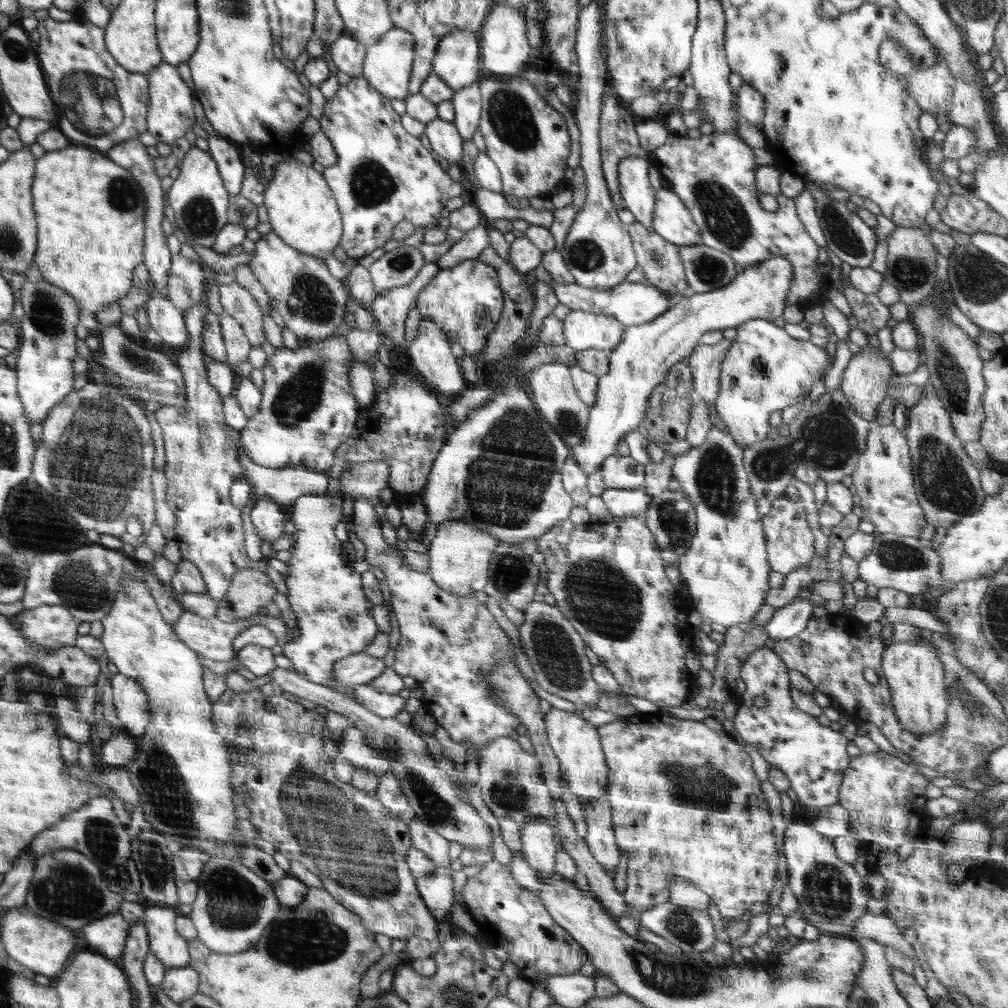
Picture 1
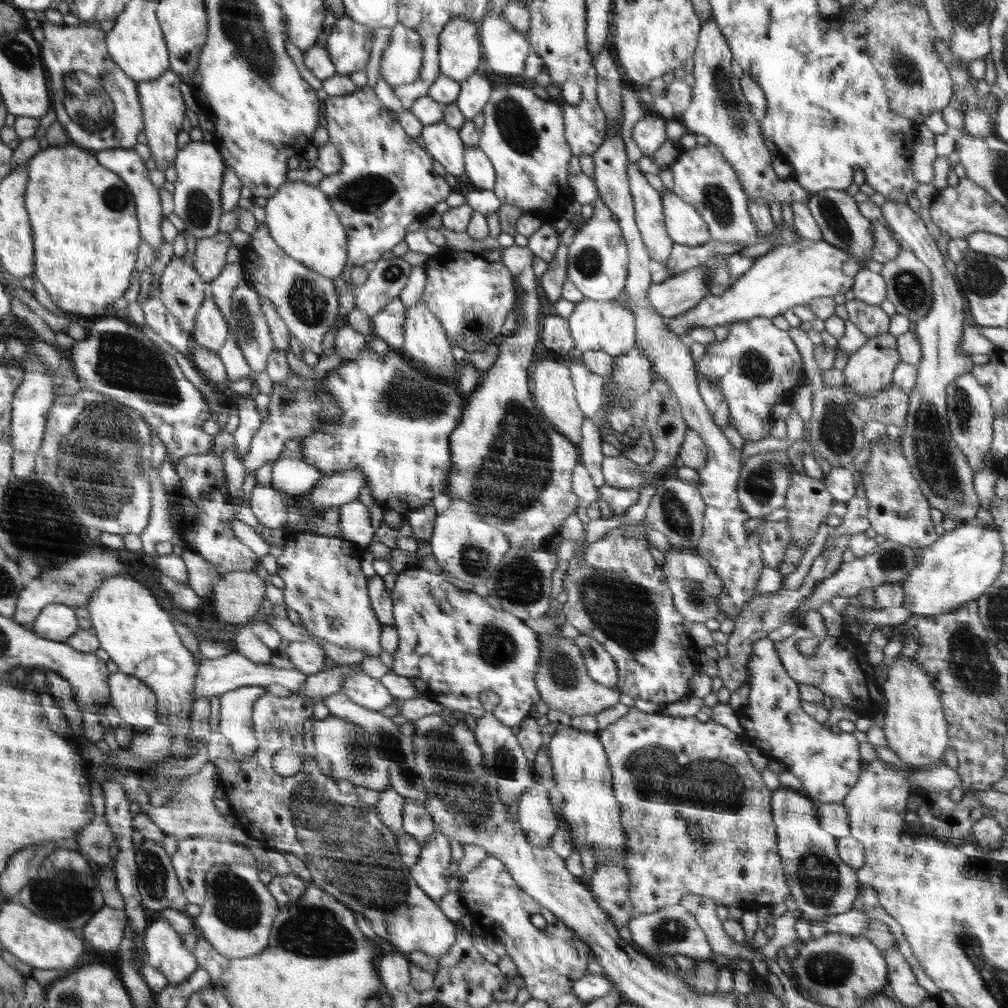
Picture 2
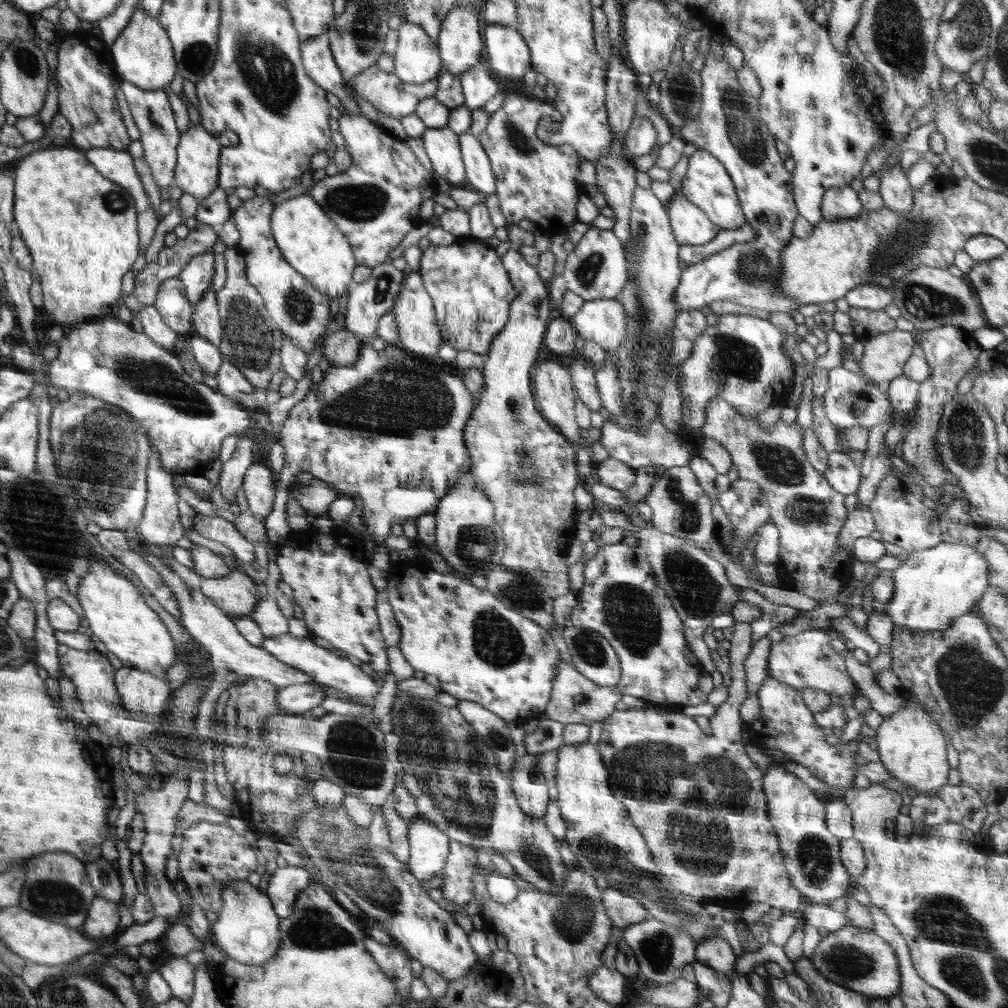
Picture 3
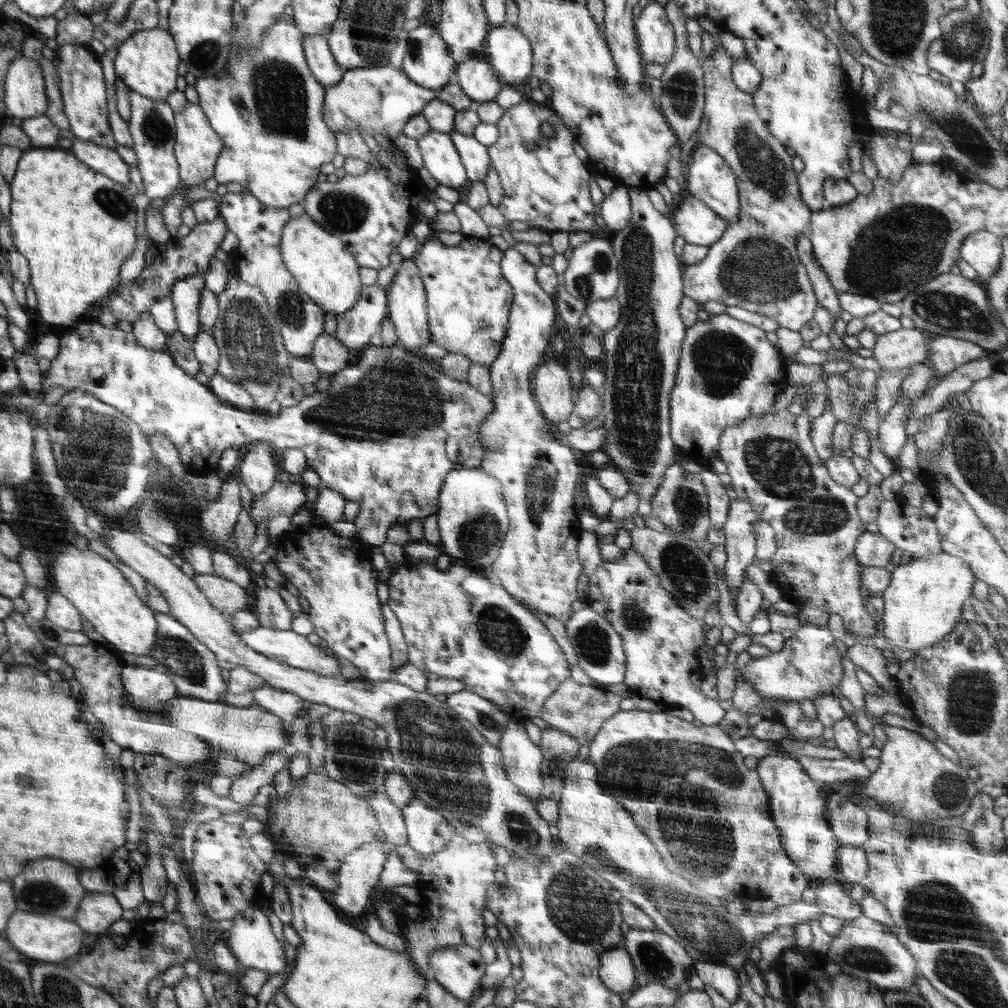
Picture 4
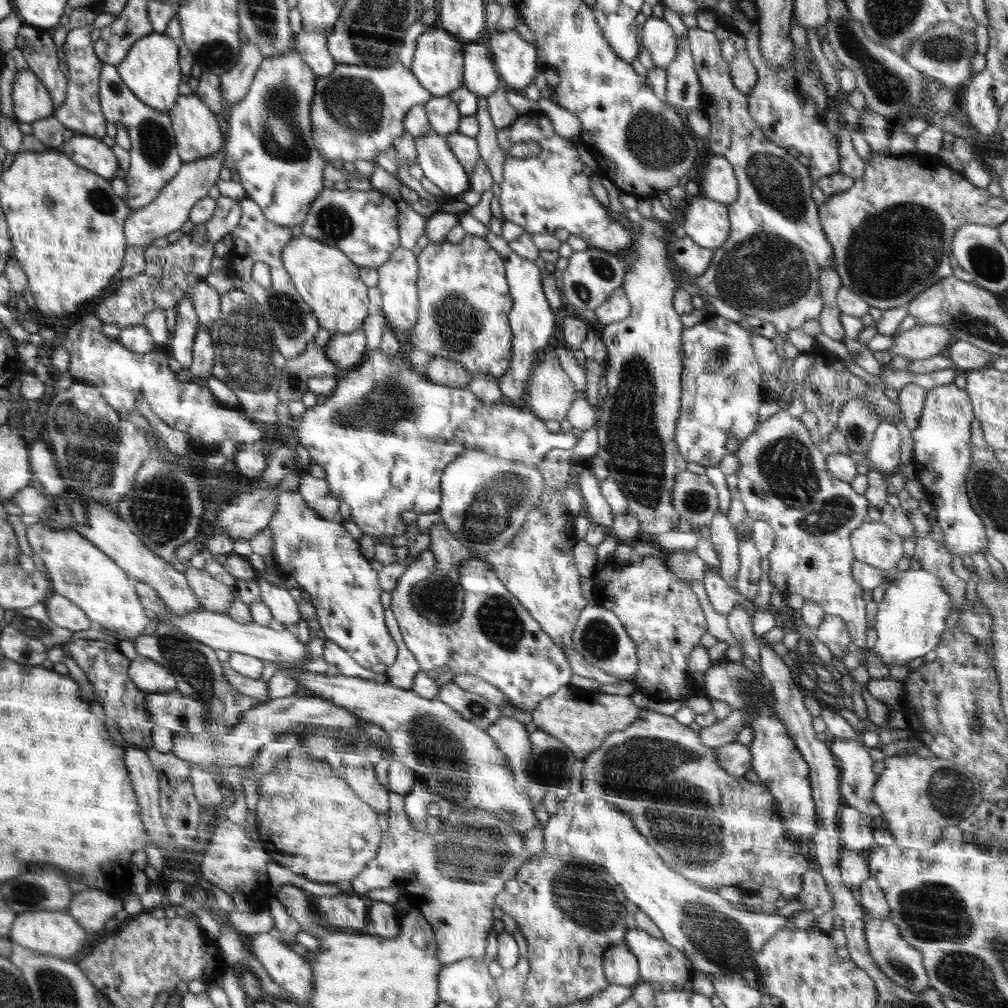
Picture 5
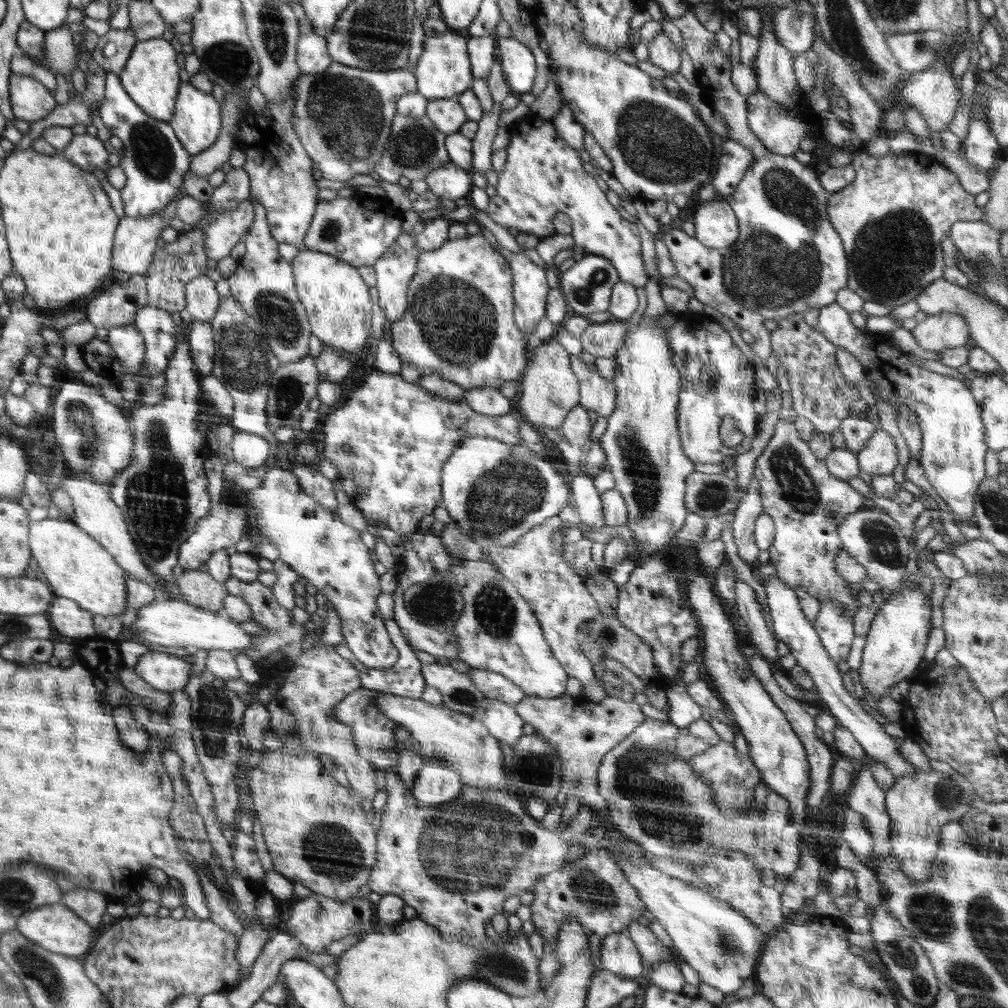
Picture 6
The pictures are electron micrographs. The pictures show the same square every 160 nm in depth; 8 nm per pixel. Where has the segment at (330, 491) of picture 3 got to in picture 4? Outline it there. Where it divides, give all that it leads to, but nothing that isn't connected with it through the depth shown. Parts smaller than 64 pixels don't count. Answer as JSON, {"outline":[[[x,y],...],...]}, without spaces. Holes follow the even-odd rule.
{"outline":[[[298,479],[290,484],[283,484],[277,480],[268,492],[254,498],[249,517],[256,524],[264,518],[270,520],[278,515],[292,517],[300,508],[307,506],[307,502],[303,484]]]}

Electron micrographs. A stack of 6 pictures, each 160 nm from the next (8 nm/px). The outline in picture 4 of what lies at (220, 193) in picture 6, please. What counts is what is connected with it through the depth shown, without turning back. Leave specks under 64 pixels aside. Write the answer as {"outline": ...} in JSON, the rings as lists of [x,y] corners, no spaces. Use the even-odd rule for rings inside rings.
{"outline":[[[218,216],[210,222],[197,222],[184,238],[174,237],[163,243],[152,242],[147,252],[148,263],[144,265],[141,274],[134,279],[132,286],[122,286],[117,298],[108,301],[116,318],[131,323],[136,322],[148,314],[157,300],[170,294],[175,282],[192,275],[204,274],[208,270],[210,261],[215,258],[214,253],[226,236],[226,231],[226,223],[221,216]]]}

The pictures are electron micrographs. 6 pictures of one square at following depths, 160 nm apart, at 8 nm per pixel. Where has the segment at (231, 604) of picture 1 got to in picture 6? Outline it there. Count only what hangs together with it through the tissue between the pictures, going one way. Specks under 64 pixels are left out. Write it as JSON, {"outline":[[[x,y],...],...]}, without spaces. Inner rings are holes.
{"outline":[[[188,569],[175,578],[184,601],[212,612],[223,613],[223,603],[230,594],[225,584],[199,569]]]}

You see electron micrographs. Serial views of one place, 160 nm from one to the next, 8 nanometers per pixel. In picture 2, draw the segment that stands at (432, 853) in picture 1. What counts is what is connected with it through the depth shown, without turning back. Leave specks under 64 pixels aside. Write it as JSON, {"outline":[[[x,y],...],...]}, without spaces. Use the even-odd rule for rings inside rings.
{"outline":[[[405,798],[402,820],[402,830],[412,836],[418,845],[424,845],[424,841],[437,832],[432,817],[424,806],[411,798]]]}

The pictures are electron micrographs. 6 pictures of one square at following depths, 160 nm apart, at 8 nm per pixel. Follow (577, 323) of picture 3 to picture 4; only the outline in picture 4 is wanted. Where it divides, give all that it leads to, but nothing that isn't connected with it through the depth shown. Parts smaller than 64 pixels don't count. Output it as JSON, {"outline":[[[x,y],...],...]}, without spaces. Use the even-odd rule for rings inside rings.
{"outline":[[[616,297],[597,300],[584,306],[584,320],[587,330],[601,334],[614,328],[621,315],[621,306]]]}

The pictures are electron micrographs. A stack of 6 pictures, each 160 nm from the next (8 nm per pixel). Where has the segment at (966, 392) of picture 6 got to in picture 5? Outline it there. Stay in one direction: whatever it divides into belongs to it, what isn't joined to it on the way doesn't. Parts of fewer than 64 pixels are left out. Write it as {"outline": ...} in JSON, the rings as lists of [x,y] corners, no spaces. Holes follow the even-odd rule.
{"outline":[[[954,382],[926,390],[924,409],[919,425],[912,430],[915,442],[913,465],[917,479],[922,483],[942,530],[947,551],[962,558],[969,554],[984,554],[989,540],[983,520],[974,512],[966,493],[966,475],[971,465],[971,423],[975,419],[970,397]]]}

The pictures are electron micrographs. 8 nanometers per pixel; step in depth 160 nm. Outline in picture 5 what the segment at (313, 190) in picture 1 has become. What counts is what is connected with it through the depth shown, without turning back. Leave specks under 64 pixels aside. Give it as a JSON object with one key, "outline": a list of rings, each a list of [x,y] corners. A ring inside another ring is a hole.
{"outline":[[[304,233],[291,238],[281,254],[284,268],[294,288],[312,309],[320,327],[332,335],[354,332],[368,316],[368,287],[359,277],[356,266],[340,249]]]}

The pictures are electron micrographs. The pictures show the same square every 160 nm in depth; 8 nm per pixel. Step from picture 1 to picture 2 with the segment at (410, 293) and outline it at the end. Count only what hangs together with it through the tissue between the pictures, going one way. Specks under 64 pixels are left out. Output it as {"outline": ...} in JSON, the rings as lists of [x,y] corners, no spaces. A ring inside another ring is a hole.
{"outline":[[[396,297],[371,318],[372,332],[377,339],[381,338],[390,348],[402,347],[404,343],[404,323],[407,308]]]}

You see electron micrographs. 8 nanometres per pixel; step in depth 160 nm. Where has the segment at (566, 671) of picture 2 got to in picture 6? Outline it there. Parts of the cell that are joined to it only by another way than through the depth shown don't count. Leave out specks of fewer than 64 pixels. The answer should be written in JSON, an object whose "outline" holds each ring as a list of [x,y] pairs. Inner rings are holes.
{"outline":[[[566,692],[556,698],[536,698],[525,696],[515,705],[515,711],[525,723],[532,724],[544,740],[556,750],[563,764],[560,790],[566,795],[576,795],[580,804],[588,805],[601,816],[604,824],[610,824],[604,798],[598,792],[598,767],[604,755],[624,740],[645,716],[641,706],[634,701],[606,697],[598,704],[582,696],[573,696]]]}

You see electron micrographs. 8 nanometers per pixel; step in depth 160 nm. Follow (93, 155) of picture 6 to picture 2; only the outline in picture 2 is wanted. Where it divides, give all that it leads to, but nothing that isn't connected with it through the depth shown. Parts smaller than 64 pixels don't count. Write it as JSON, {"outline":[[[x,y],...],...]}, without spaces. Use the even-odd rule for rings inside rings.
{"outline":[[[118,148],[95,152],[100,164],[104,164],[107,169],[120,175],[131,188],[135,196],[135,204],[139,212],[140,232],[143,233],[143,239],[149,244],[153,250],[158,250],[163,245],[163,237],[160,232],[160,224],[162,224],[162,207],[160,206],[159,190],[150,180],[149,170],[146,168],[145,161],[138,155],[134,149]]]}

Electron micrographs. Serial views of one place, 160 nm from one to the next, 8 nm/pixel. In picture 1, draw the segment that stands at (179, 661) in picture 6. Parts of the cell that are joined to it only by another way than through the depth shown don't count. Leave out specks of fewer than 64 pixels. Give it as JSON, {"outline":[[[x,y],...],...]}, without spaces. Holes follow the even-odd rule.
{"outline":[[[119,672],[111,678],[111,689],[117,721],[123,723],[124,732],[133,737],[144,735],[150,712],[147,693],[142,685]]]}

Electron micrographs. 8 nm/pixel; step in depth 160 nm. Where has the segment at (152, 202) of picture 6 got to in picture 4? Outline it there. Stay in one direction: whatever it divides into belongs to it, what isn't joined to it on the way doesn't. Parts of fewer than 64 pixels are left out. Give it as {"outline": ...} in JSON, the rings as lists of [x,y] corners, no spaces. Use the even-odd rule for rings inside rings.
{"outline":[[[129,90],[131,117],[128,128],[133,138],[134,150],[138,157],[138,170],[144,184],[144,194],[150,199],[166,198],[179,186],[179,164],[174,158],[174,114],[166,101],[155,101],[134,90]]]}

